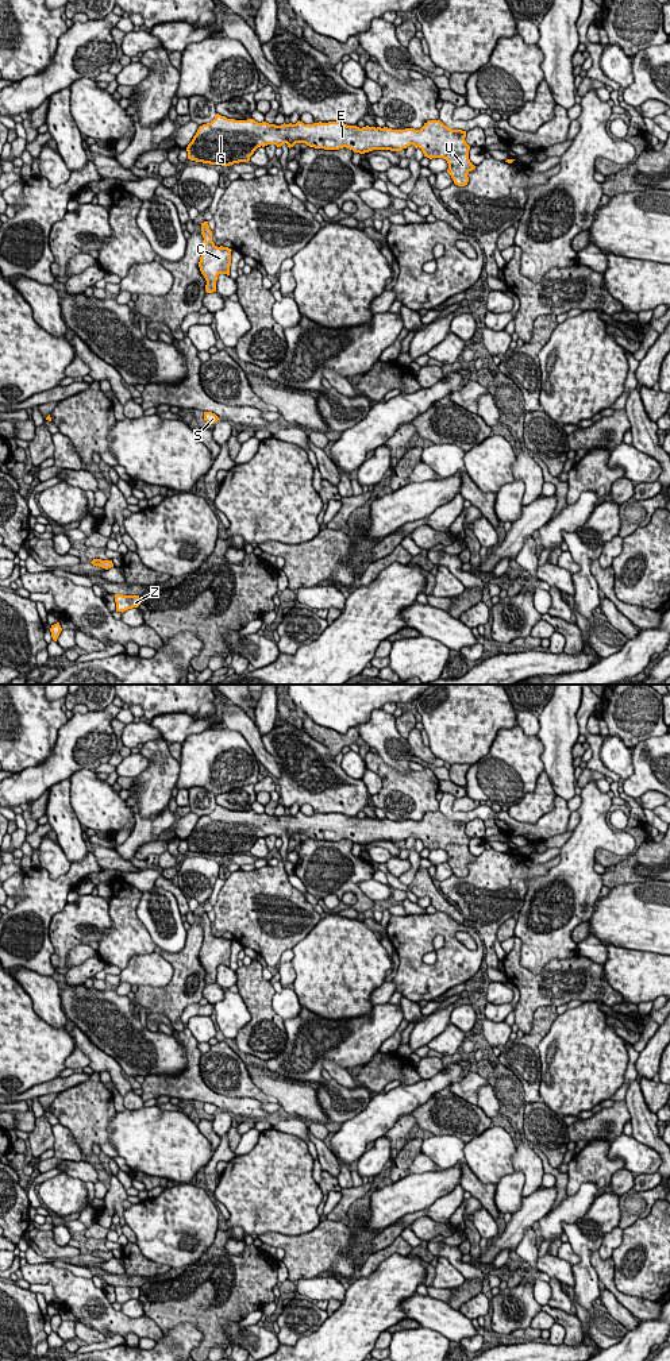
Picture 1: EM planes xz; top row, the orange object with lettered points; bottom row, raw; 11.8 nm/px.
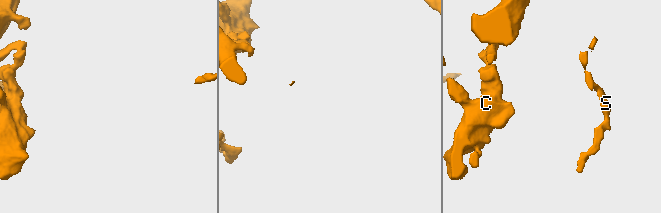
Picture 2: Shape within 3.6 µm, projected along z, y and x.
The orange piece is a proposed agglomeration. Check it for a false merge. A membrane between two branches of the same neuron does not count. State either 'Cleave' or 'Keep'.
Keep

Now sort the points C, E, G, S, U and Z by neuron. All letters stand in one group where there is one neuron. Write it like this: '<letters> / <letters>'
C E G S U Z

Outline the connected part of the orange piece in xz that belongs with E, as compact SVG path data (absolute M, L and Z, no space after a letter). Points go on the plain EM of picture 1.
M216 805L211 814L199 818L188 836L188 851L230 857L249 853L258 838L284 834L293 838L305 834L324 841L350 840L365 845L373 841L401 843L411 836L420 840L424 848L443 849L448 855L447 864L458 878L469 874L467 865L475 860L469 851L470 837L465 832L466 822L451 821L440 811L428 811L420 821L392 821L388 818L357 818L340 813L304 816L269 816L254 810L235 811Z

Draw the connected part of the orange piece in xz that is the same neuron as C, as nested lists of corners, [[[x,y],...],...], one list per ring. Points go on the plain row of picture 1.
[[[208,913],[201,914],[201,925],[204,929],[204,938],[203,945],[200,948],[199,959],[207,972],[205,983],[213,984],[216,983],[217,967],[230,967],[232,941],[223,937],[217,938],[212,933],[212,922],[209,921]]]

